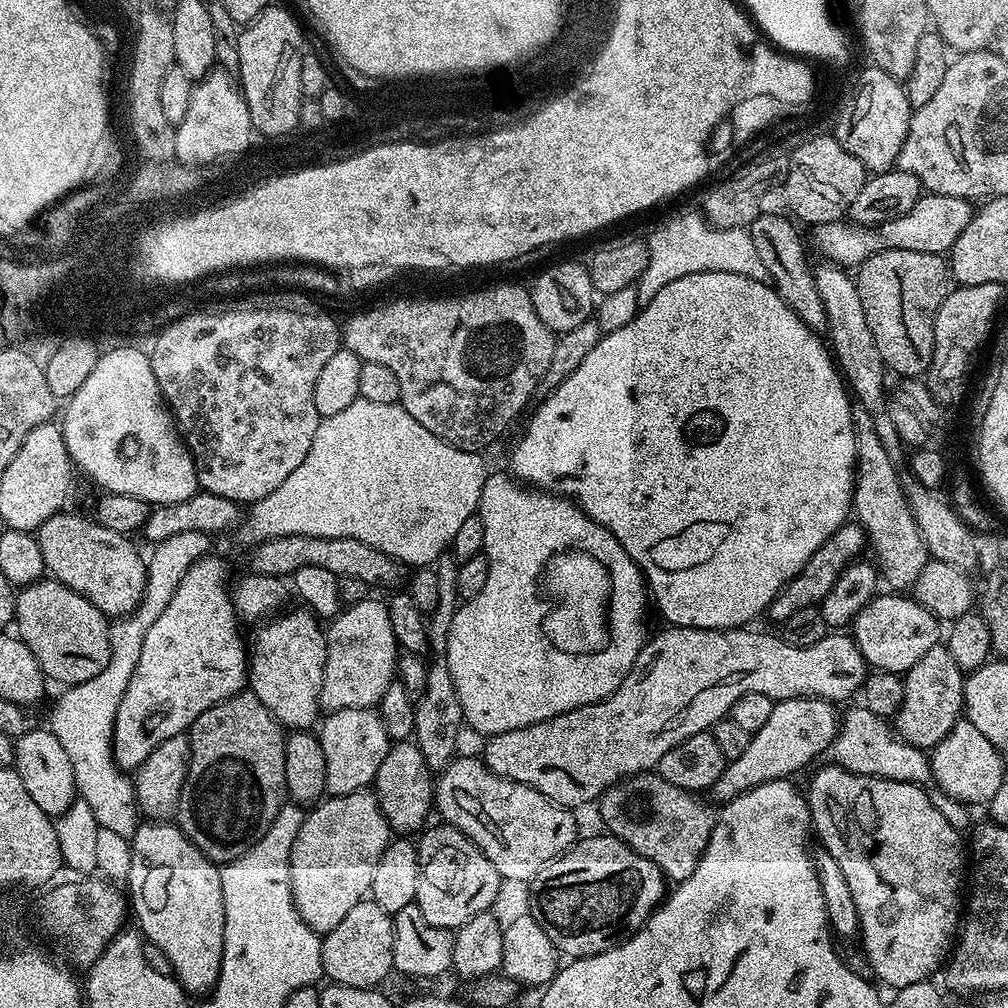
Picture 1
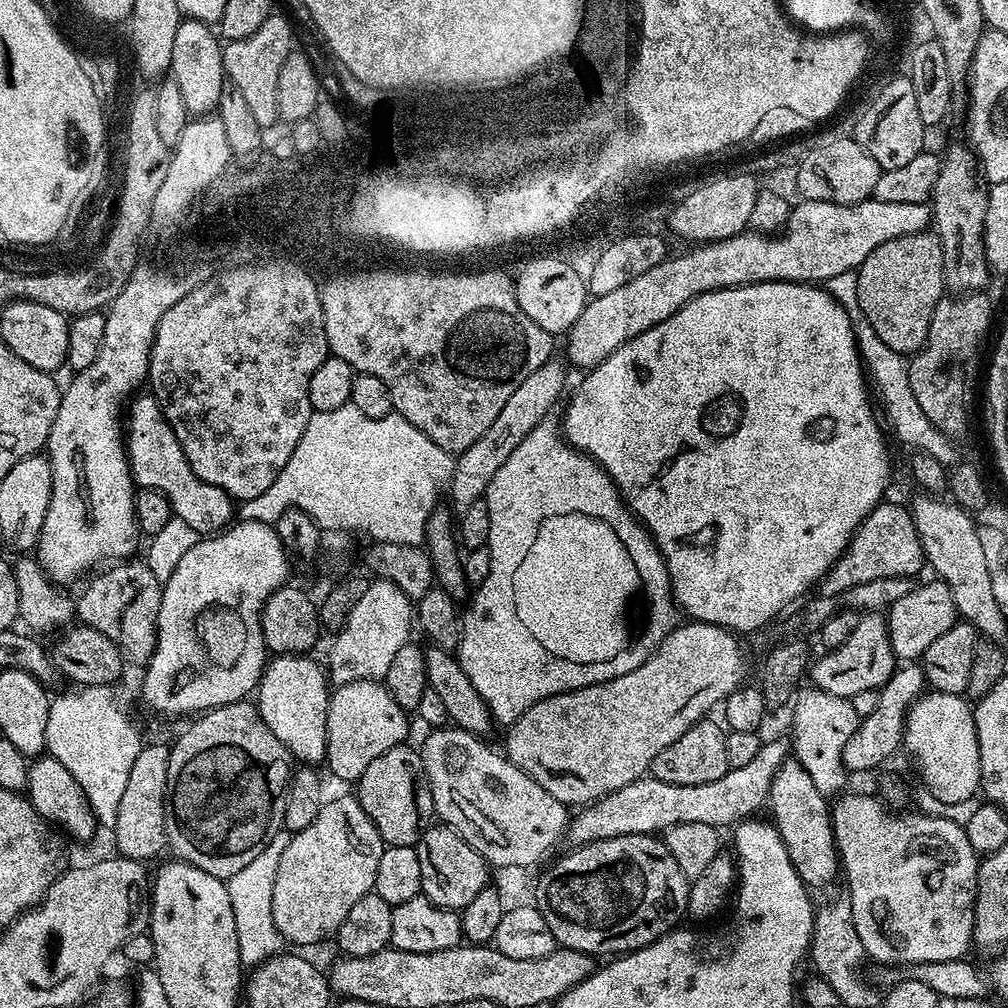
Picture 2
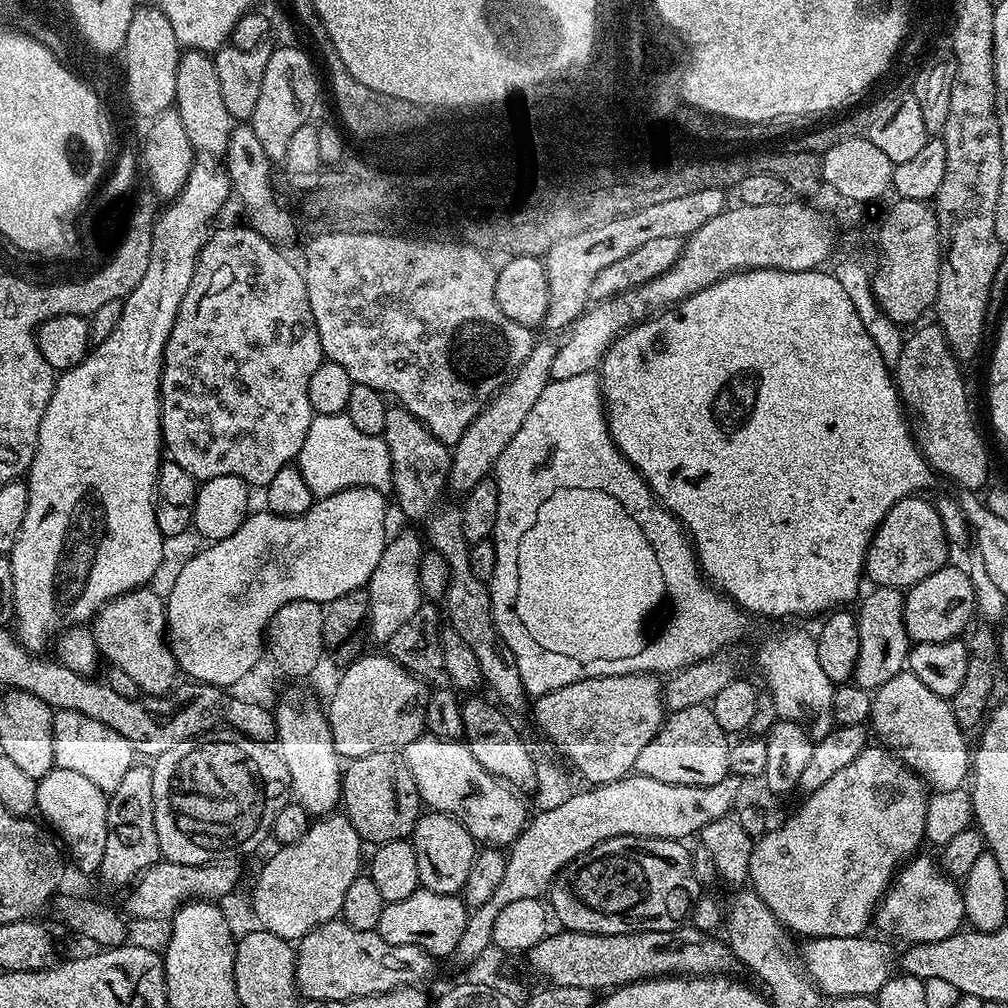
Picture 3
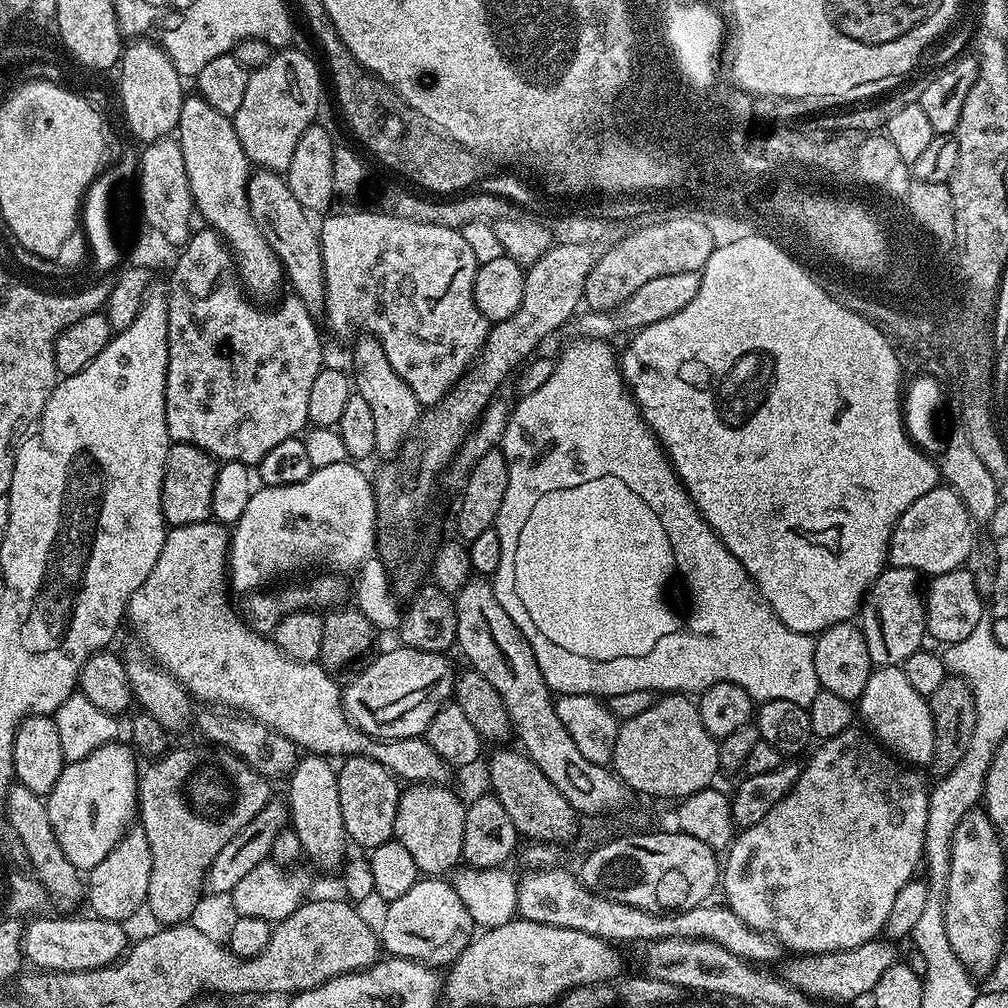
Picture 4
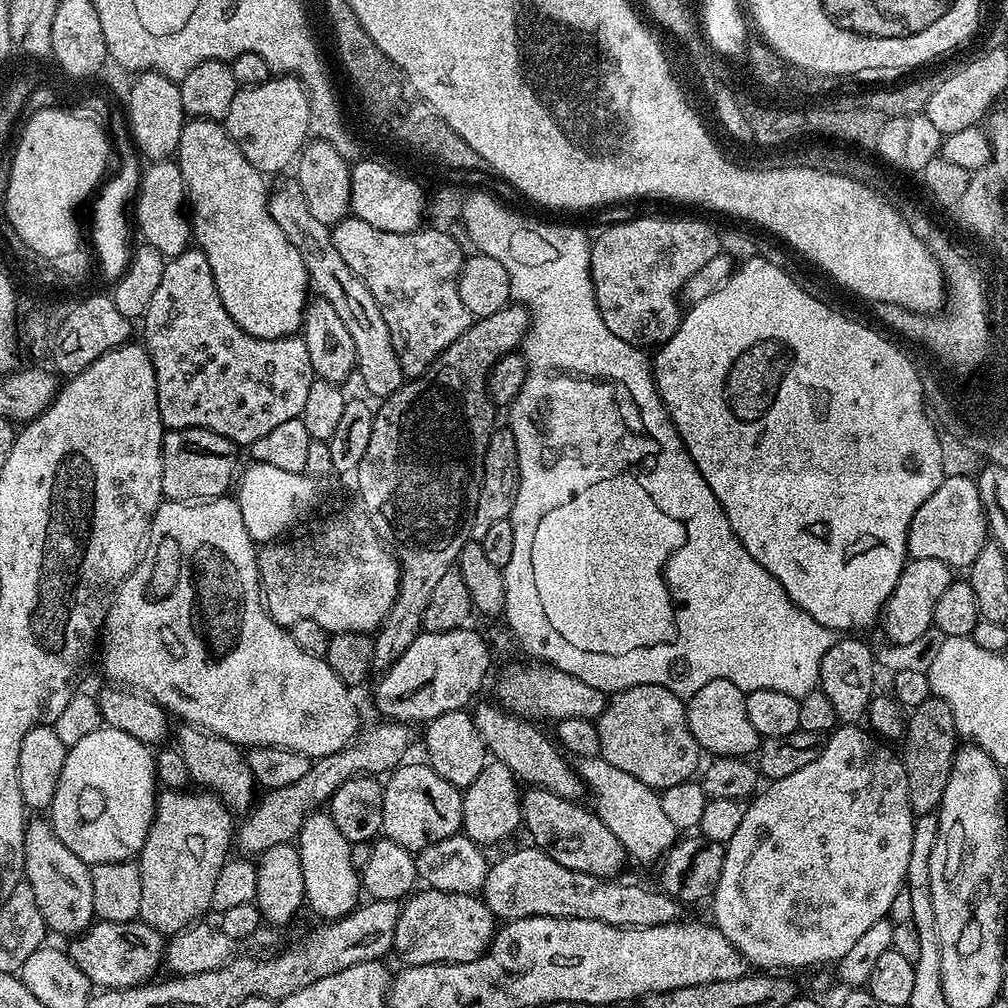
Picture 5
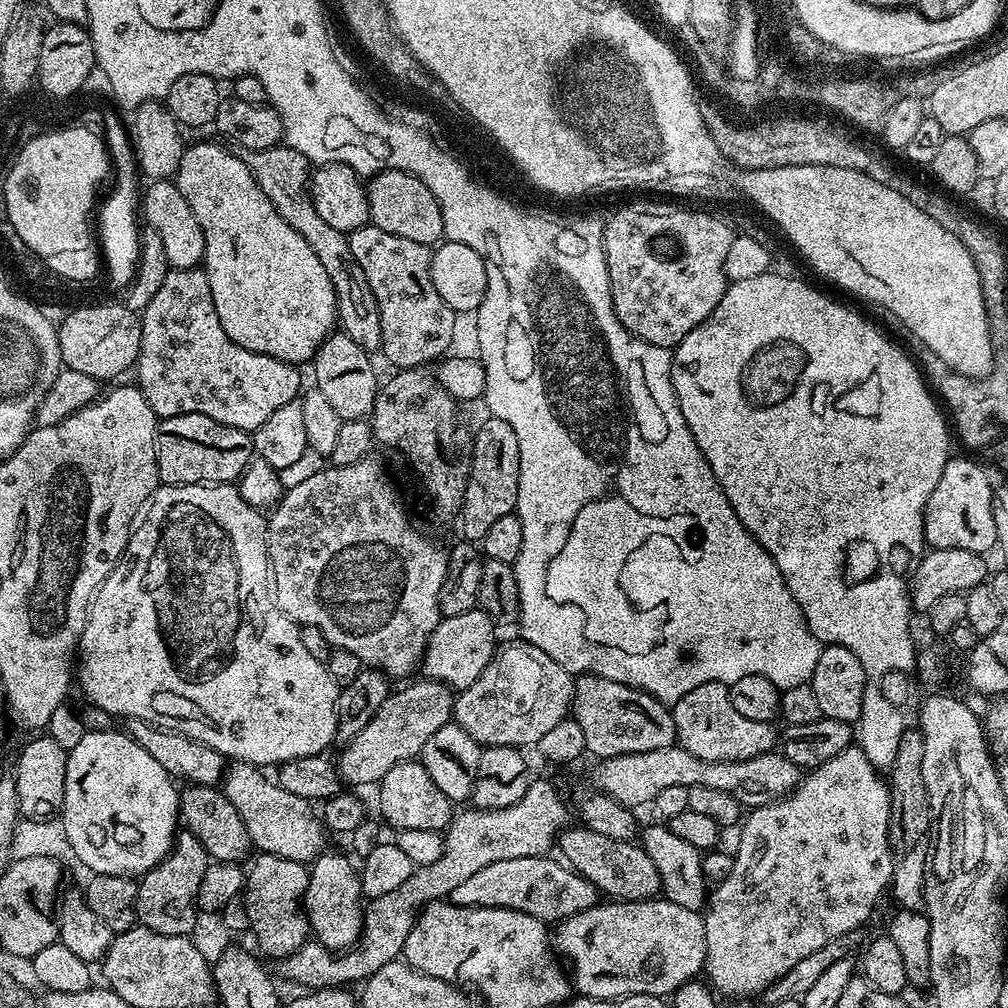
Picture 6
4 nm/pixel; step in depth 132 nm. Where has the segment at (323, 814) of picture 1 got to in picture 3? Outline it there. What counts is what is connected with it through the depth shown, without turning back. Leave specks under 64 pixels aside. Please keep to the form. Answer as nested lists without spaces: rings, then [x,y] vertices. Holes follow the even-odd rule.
[[[330,814],[313,821],[299,842],[275,849],[250,892],[259,927],[283,940],[298,942],[318,925],[335,919],[350,883],[361,875],[362,847],[363,841],[348,817]]]

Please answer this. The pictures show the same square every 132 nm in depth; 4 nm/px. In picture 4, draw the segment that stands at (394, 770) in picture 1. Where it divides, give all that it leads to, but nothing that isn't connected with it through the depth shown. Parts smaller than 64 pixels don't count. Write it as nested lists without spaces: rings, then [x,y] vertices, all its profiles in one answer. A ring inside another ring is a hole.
[[[350,756],[341,764],[344,765],[339,765],[336,774],[338,803],[342,805],[342,826],[346,826],[348,839],[365,850],[382,846],[396,835],[394,820],[398,814],[401,785],[382,762],[374,762],[369,756]]]

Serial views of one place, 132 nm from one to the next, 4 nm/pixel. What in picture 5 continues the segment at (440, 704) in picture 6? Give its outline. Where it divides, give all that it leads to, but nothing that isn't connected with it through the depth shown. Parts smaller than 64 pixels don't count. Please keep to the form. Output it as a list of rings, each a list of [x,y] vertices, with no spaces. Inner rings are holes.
[[[404,722],[379,723],[373,728],[365,727],[356,739],[342,750],[313,759],[312,768],[306,770],[306,774],[302,774],[298,782],[265,791],[264,797],[261,795],[247,815],[241,819],[245,820],[241,824],[239,821],[234,832],[235,851],[240,851],[237,853],[248,858],[256,858],[261,852],[270,850],[270,846],[293,843],[299,837],[309,814],[327,805],[338,790],[338,786],[342,786],[342,782],[346,782],[351,776],[361,774],[379,777],[397,767],[407,757],[404,755],[407,754],[408,743],[412,740],[411,734],[408,733],[409,725]]]

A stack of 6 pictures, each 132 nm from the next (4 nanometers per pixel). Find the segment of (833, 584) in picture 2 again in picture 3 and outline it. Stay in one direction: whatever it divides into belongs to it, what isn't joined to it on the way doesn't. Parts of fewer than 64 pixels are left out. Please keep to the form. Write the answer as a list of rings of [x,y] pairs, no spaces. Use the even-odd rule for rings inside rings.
[[[920,494],[902,498],[886,518],[882,518],[864,559],[864,576],[869,585],[907,590],[949,563],[950,545],[942,528],[942,518],[938,518],[935,503],[924,498]]]

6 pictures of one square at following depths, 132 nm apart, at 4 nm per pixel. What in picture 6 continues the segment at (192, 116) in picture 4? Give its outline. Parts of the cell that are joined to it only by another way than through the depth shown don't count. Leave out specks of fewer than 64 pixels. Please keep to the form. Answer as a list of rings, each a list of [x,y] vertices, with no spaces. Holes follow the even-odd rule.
[[[189,143],[182,154],[182,162],[178,162],[178,170],[174,177],[174,183],[178,190],[182,190],[182,198],[190,202],[190,210],[194,210],[194,218],[198,218],[198,226],[202,226],[202,234],[206,238],[206,250],[204,251],[204,272],[208,275],[210,282],[210,294],[214,298],[214,310],[218,310],[218,322],[222,322],[222,330],[238,346],[242,346],[251,352],[266,354],[270,358],[278,358],[287,364],[304,366],[304,363],[311,361],[315,357],[316,351],[322,346],[322,342],[332,335],[338,324],[336,314],[336,295],[334,294],[334,282],[330,282],[330,274],[326,274],[322,262],[318,262],[318,254],[310,250],[310,242],[274,210],[270,198],[262,194],[262,190],[256,185],[256,180],[250,174],[250,170],[244,165],[243,159],[235,151],[229,150],[223,143],[220,144],[192,144]]]

